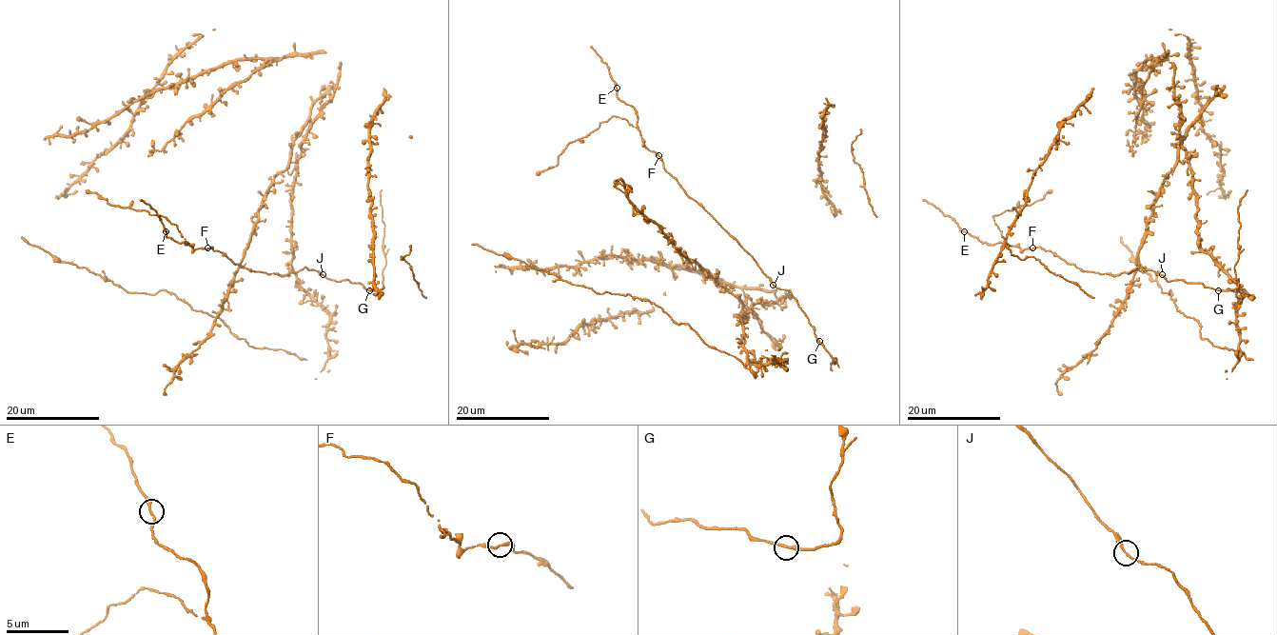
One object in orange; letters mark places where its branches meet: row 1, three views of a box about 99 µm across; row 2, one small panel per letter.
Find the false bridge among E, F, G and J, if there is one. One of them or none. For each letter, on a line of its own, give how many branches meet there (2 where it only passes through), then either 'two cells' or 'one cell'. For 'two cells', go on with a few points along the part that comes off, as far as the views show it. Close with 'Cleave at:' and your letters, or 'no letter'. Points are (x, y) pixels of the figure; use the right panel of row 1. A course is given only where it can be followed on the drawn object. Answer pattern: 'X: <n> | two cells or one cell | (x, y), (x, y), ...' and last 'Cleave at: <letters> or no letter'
E: 2 | one cell
F: 2 | one cell
G: 2 | one cell
J: 2 | one cell
Cleave at: no letter

